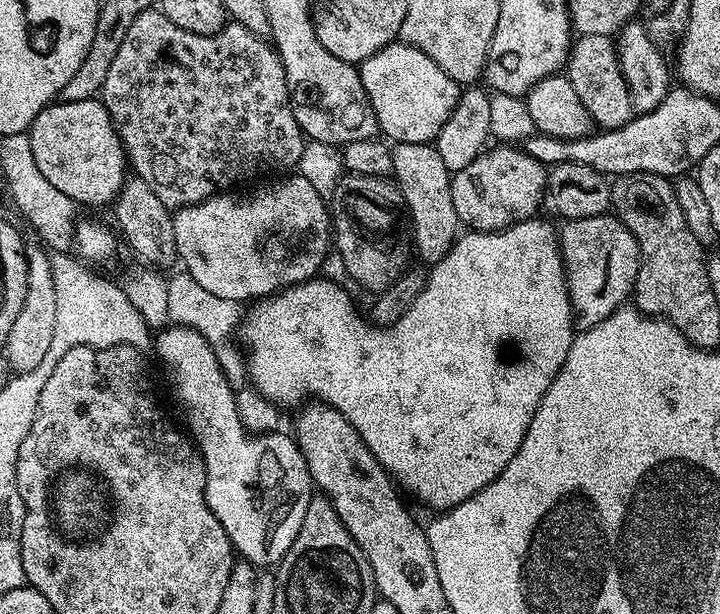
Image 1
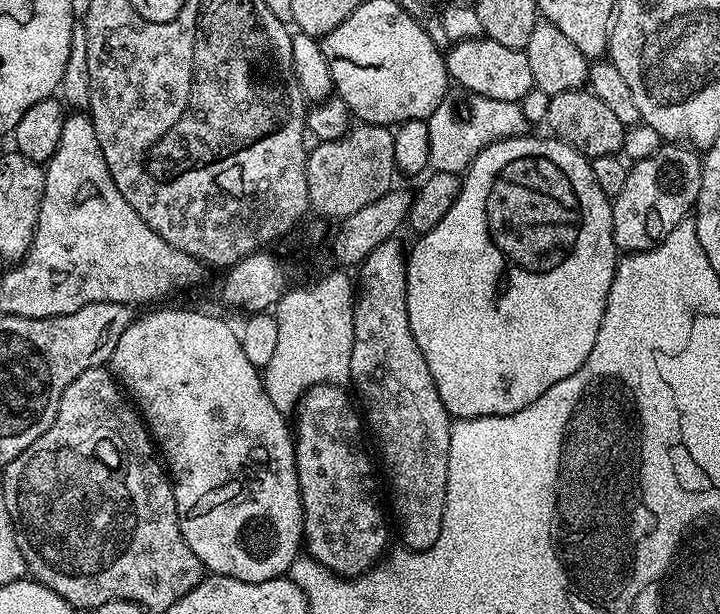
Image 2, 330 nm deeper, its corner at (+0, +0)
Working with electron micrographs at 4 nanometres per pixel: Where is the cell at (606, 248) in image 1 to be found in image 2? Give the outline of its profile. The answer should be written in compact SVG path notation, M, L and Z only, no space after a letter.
M664 142L650 158L637 160L629 167L622 194L612 200L612 233L621 253L650 251L686 219L696 207L703 165L697 149L683 142Z

